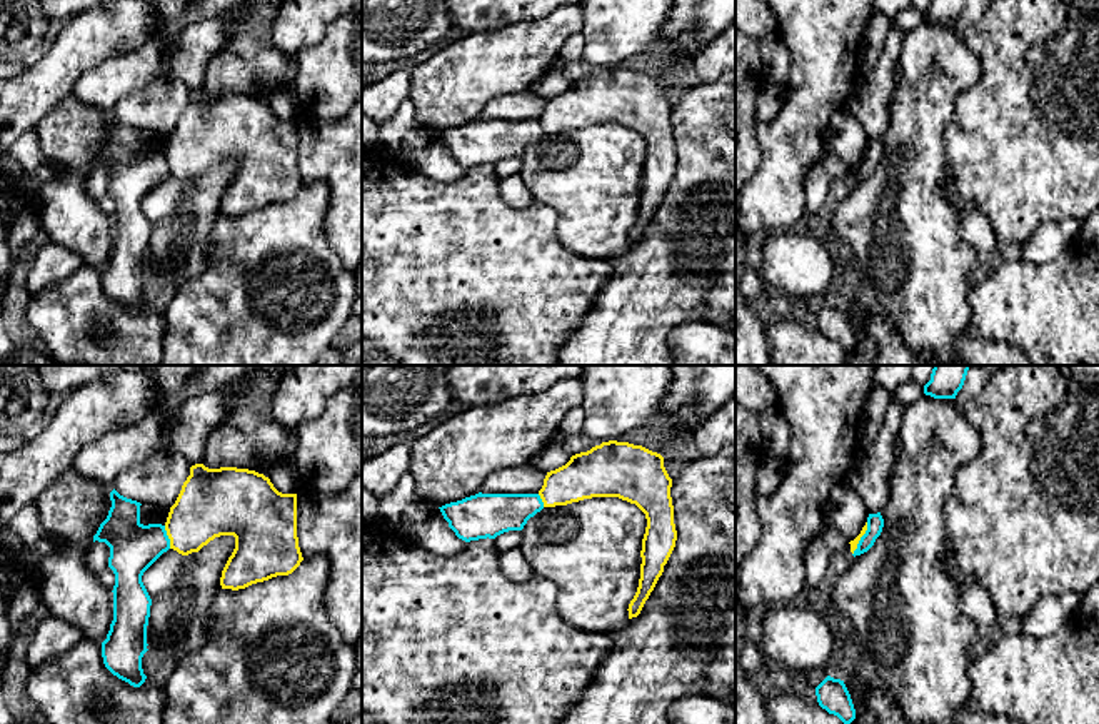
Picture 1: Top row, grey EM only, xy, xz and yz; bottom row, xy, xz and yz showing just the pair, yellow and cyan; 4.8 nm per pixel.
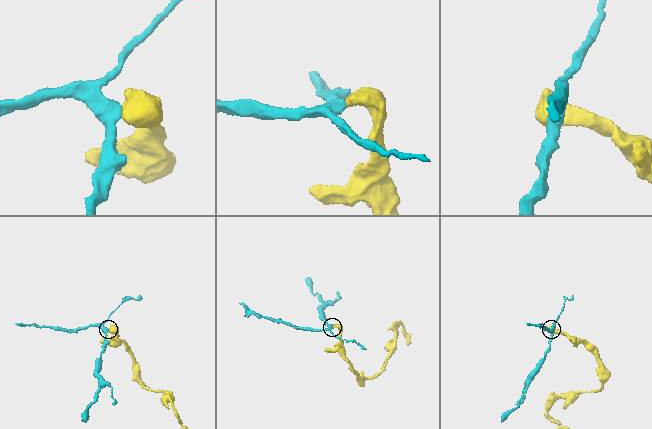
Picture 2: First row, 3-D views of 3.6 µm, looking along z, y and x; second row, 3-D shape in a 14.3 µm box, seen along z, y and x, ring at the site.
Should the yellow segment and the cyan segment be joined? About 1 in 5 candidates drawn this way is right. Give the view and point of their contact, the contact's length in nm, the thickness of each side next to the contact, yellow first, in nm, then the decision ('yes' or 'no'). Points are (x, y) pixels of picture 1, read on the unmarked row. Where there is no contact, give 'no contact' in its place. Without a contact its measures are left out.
contact xy (169, 164); length 120 nm; calibres 300 and 240 nm; no

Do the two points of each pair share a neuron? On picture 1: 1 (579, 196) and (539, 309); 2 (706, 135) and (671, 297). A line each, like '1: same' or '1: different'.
1: different
2: same

